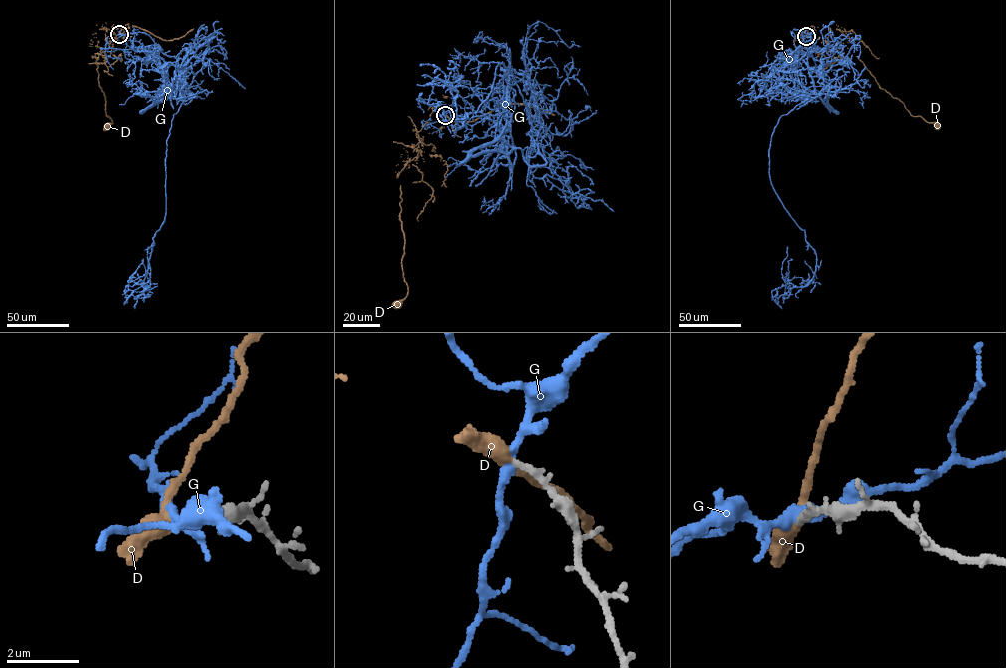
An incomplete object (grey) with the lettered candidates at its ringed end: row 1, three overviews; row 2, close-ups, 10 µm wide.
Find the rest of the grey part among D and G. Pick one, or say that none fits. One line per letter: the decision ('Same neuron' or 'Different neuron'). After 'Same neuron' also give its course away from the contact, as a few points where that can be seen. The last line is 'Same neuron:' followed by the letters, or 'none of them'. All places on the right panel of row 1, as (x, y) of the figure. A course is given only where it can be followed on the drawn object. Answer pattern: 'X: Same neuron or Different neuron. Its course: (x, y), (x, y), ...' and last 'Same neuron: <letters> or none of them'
D: Same neuron. Its course: (805, 36), (812, 28), (828, 36), (828, 66), (838, 56), (856, 56), (912, 115), (937, 126)
G: Different neuron
Same neuron: D

